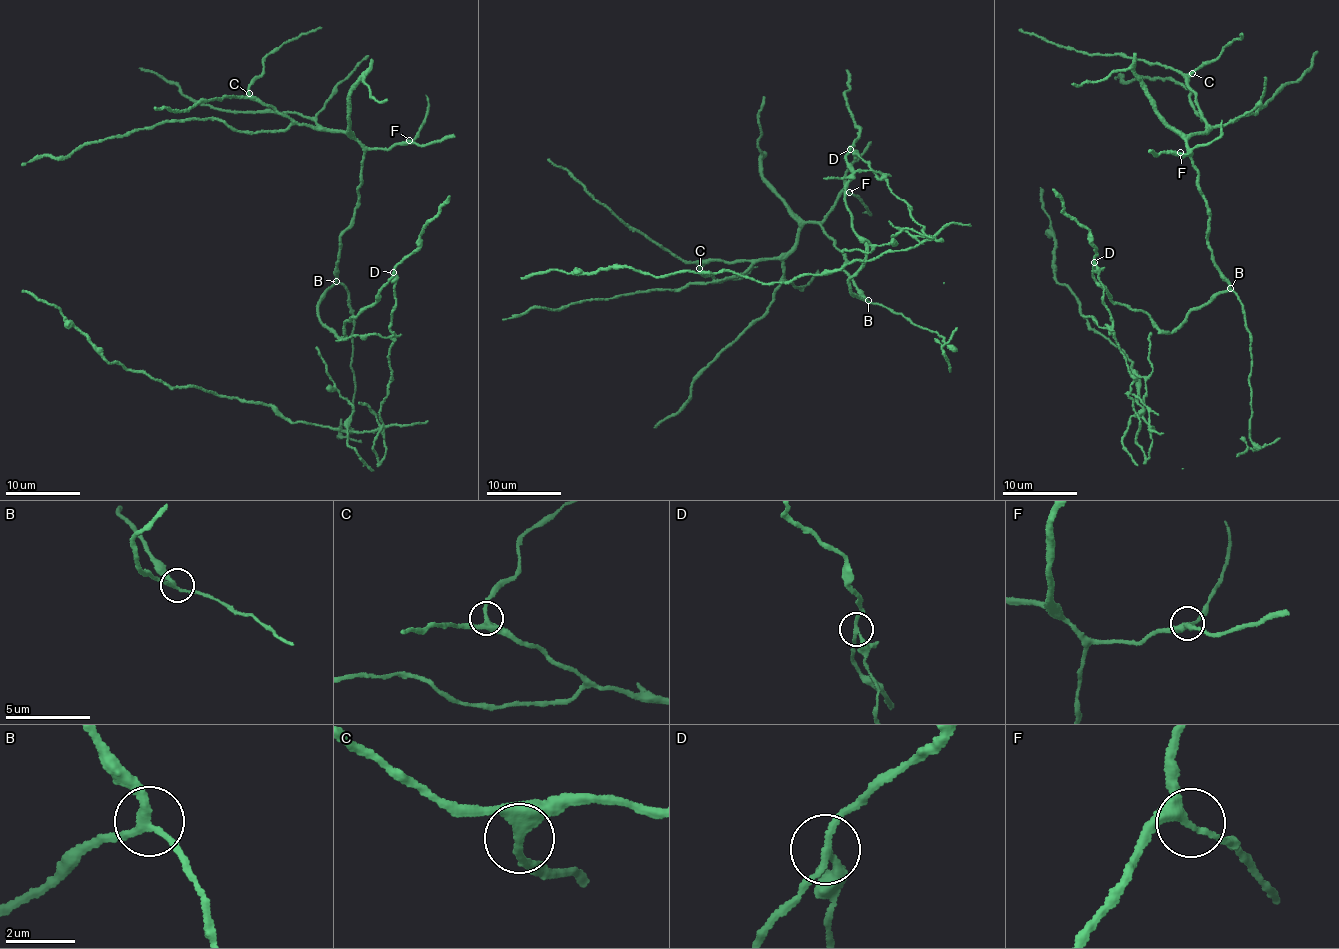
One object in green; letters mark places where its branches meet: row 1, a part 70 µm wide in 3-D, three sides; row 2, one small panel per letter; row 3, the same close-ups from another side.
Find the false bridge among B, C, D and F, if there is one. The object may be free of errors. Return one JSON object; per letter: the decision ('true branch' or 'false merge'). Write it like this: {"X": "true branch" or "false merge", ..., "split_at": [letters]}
{"B": "true branch", "C": "true branch", "D": "false merge", "F": "true branch", "split_at": ["D"]}

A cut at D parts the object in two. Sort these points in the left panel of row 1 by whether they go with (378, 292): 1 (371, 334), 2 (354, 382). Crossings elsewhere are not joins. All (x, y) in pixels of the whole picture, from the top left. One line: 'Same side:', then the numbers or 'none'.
Same side: 2

